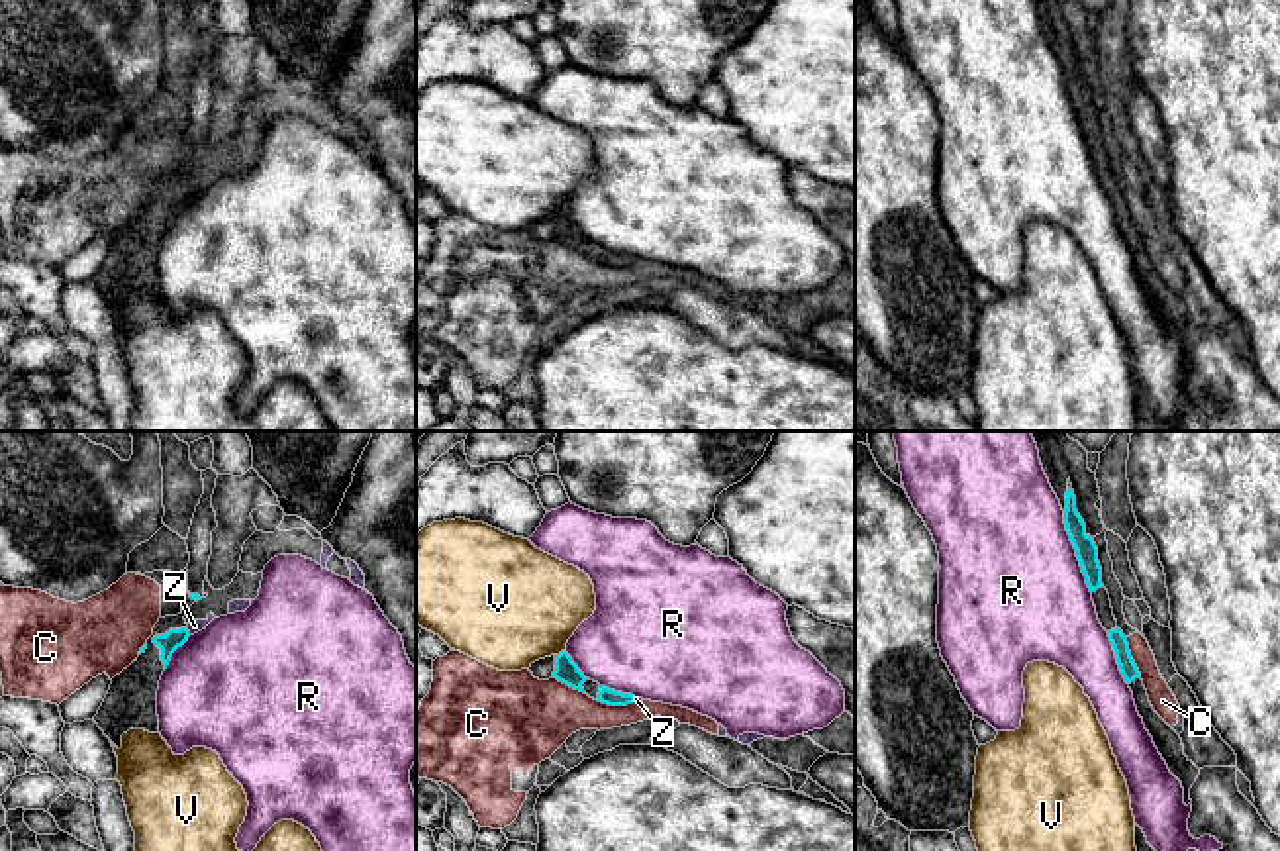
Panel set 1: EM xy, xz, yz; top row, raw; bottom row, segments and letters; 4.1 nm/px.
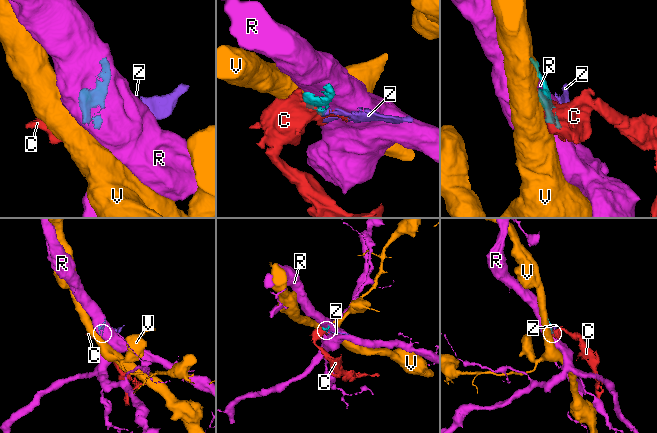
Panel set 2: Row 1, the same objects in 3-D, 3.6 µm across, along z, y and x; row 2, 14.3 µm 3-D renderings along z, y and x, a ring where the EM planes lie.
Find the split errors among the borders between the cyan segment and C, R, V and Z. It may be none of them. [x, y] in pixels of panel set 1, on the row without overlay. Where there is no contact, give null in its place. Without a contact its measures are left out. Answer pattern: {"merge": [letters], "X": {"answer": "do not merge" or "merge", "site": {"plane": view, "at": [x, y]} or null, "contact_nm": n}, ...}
{"merge": [], "C": {"answer": "do not merge", "site": {"plane": "yz", "at": [1132, 218]}, "contact_nm": 180}, "R": {"answer": "do not merge", "site": {"plane": "yz", "at": [1077, 112]}, "contact_nm": 360}, "V": {"answer": "do not merge", "site": {"plane": "xz", "at": [561, 212]}, "contact_nm": 50}, "Z": {"answer": "do not merge", "site": {"plane": "xy", "at": [189, 193]}, "contact_nm": 40}}

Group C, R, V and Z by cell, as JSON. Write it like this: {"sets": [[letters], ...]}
{"sets": [["C", "Z"], ["R"], ["V"]]}

